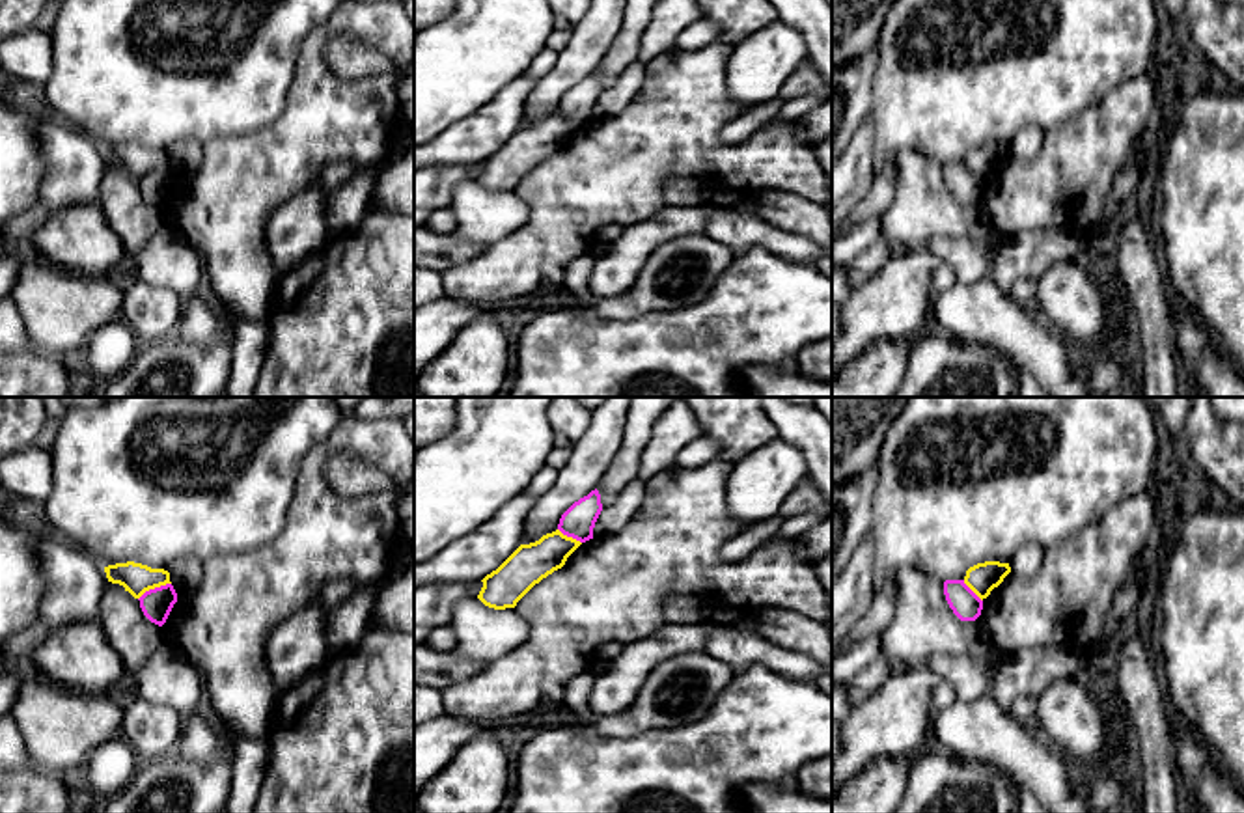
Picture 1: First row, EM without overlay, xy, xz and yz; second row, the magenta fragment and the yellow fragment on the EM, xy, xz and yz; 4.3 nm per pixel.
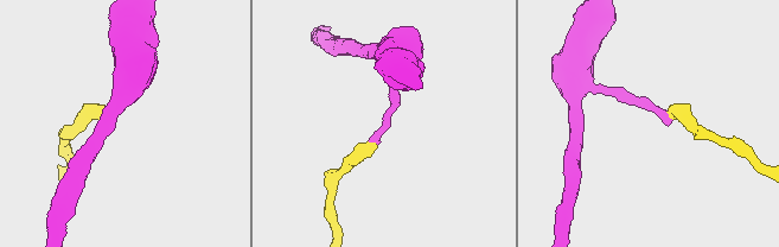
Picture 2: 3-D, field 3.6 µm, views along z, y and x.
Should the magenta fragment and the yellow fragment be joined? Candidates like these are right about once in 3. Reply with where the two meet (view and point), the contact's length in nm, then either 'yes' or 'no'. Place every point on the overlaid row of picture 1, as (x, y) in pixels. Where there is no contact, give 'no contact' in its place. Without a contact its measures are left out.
xy (155, 588) | 160 nm | no

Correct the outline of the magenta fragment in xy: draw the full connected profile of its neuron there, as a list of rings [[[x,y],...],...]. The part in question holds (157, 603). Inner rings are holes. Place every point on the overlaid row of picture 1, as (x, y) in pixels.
[[[172,584],[145,591],[140,599],[140,608],[144,615],[162,627],[177,602],[177,593]]]

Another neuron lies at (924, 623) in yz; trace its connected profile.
[[[899,569],[886,576],[895,586],[895,613],[878,632],[880,658],[901,668],[934,653],[972,655],[990,668],[1011,655],[996,647],[987,623],[961,621],[944,595],[944,580],[916,569]]]

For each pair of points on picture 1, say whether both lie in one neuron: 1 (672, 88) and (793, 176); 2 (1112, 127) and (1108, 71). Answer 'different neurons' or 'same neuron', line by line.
1: same neuron
2: different neurons

